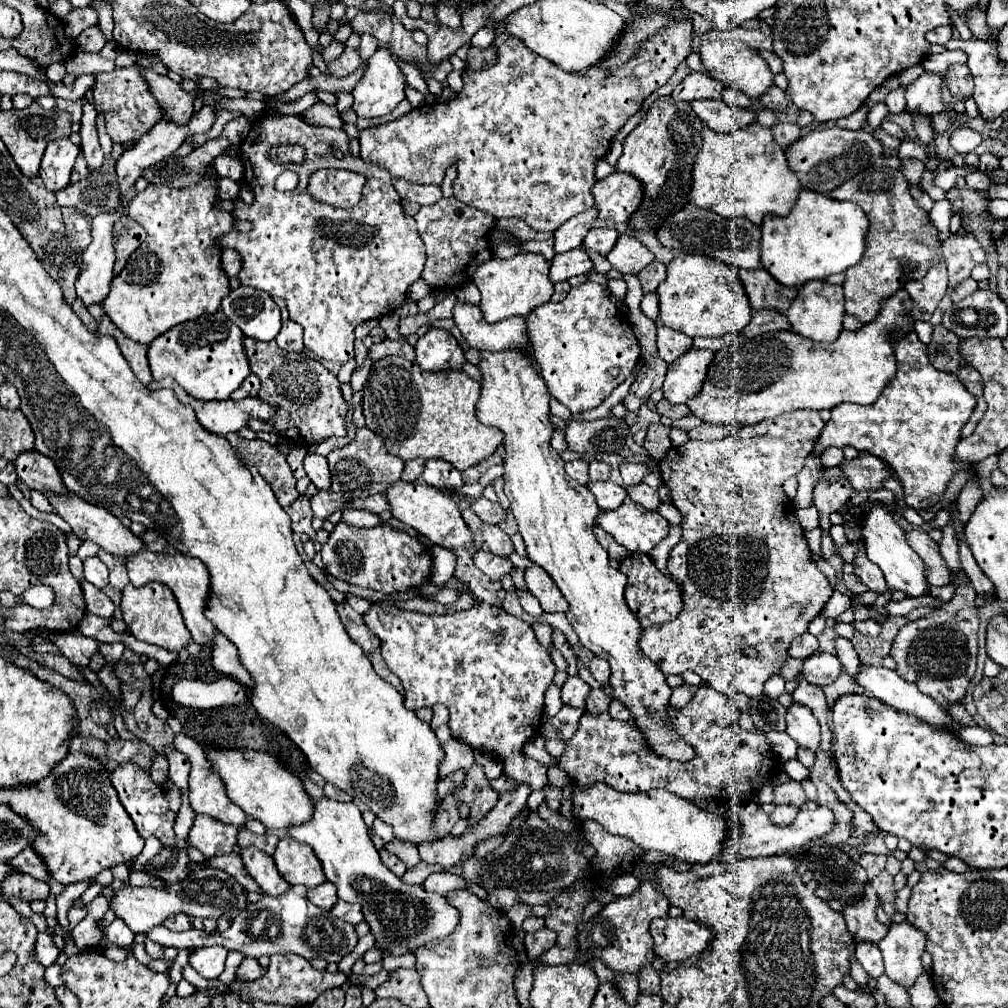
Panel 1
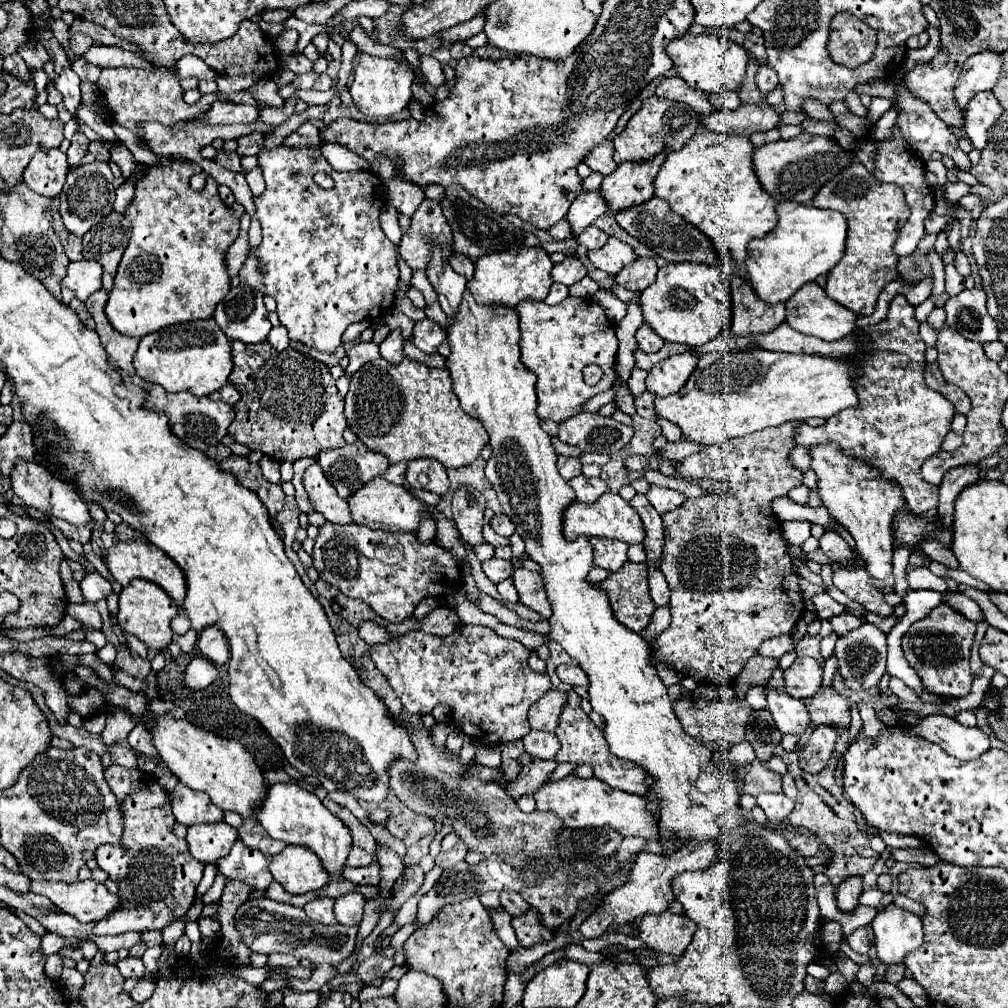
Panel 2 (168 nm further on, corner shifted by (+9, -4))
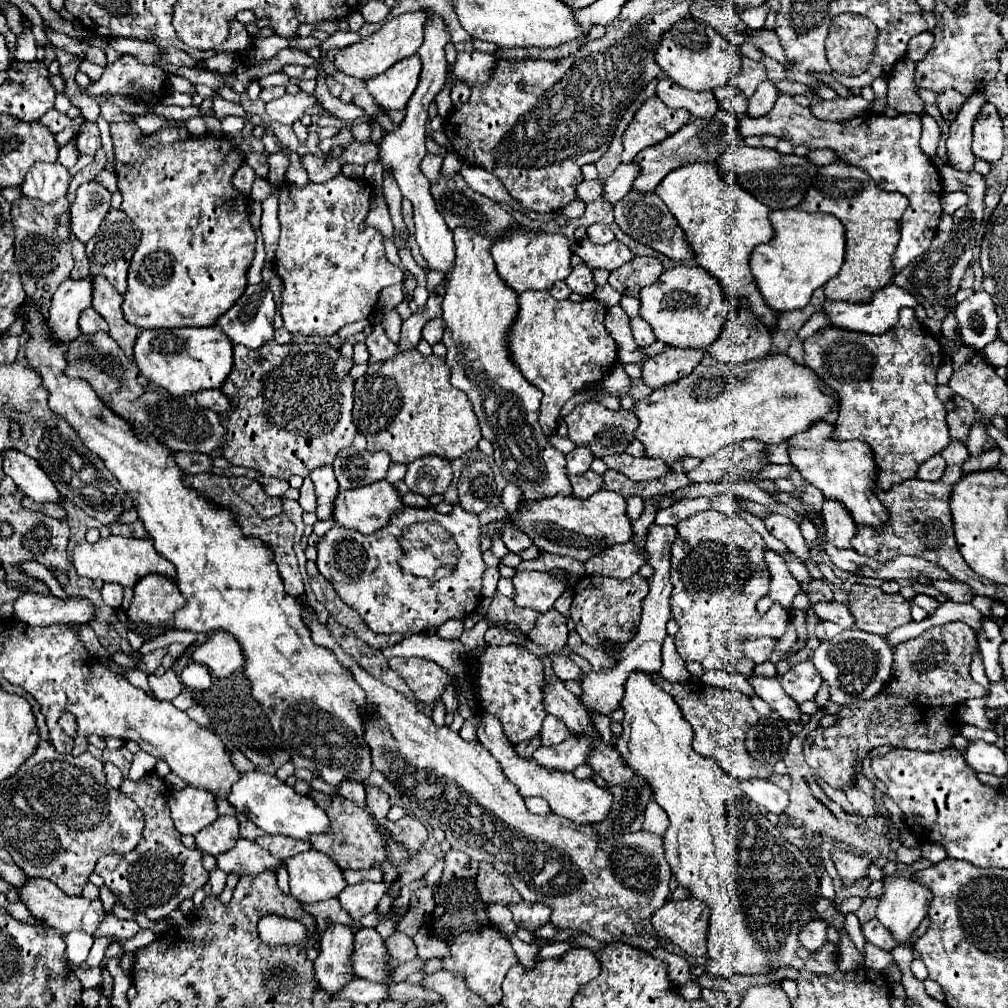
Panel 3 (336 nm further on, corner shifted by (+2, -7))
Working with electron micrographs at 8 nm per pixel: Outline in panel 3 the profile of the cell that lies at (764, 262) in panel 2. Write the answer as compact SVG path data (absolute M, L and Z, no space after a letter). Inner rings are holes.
M799 208L773 210L769 220L775 234L767 244L755 246L749 266L759 292L773 310L799 310L809 302L813 290L821 288L841 270L845 258L845 228L831 214L809 214Z

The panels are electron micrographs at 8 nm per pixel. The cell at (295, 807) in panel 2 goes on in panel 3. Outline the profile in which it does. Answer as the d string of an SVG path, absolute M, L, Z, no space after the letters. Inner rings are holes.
M253 770L241 772L239 780L233 782L227 802L237 814L247 816L255 826L269 834L283 834L297 840L309 840L309 834L329 832L329 820L323 808L319 808L311 798L299 796L291 786L281 782L275 774Z

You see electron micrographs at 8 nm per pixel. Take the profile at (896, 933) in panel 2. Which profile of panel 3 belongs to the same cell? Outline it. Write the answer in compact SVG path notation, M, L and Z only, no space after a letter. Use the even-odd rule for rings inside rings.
M913 872L885 874L883 876L883 896L879 898L879 906L877 906L877 918L887 930L891 930L893 938L899 944L907 944L913 930L927 916L929 902L931 902L931 890L927 890L927 886L923 886L921 882L915 882Z

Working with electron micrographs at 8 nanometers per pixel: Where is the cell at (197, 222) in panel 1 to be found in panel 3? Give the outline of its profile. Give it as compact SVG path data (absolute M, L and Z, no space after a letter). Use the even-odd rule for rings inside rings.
M113 122L111 124L111 138L113 138L113 152L115 152L115 174L117 174L117 186L119 192L123 194L123 204L121 210L135 222L135 226L141 230L141 244L137 246L133 254L133 262L129 266L129 288L125 292L125 302L123 302L123 312L127 322L135 324L137 328L179 328L179 326L215 326L217 318L227 312L245 292L247 288L247 268L251 266L253 252L255 252L255 232L249 222L249 204L251 198L247 194L241 194L239 190L233 188L231 178L243 164L245 156L239 150L239 146L233 146L233 140L225 134L215 136L215 134L201 134L201 136L189 136L187 140L177 140L171 142L169 146L153 146L145 148L141 146L143 132L135 122Z

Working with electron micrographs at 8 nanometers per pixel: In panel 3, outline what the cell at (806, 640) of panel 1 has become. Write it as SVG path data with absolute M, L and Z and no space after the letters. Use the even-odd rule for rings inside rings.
M747 638L743 640L743 654L755 664L761 664L771 656L775 642L775 638Z

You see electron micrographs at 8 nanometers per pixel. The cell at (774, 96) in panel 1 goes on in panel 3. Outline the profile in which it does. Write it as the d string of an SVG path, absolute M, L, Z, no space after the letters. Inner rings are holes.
M739 52L739 58L741 58L741 68L739 68L739 74L733 74L731 76L731 84L739 86L743 90L743 94L747 98L751 98L751 94L755 92L755 88L767 80L767 70L765 70L765 64L763 62L753 62L749 58L745 58L741 52Z

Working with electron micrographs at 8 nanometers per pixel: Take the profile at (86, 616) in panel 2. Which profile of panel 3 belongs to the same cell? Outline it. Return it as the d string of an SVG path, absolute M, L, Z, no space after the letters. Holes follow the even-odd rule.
M28 561L20 565L22 571L44 582L51 590L51 593L59 598L69 598L54 575L44 565L37 561Z

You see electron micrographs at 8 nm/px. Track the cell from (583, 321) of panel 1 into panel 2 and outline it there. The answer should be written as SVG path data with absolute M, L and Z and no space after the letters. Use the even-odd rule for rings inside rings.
M566 297L558 305L546 305L544 301L524 301L516 307L520 317L520 351L522 351L522 363L538 377L536 381L536 393L538 393L538 417L540 419L552 419L556 423L562 423L568 417L574 417L578 413L584 413L584 405L598 393L610 389L616 381L616 353L618 353L618 339L614 325L604 315L604 309L590 301L590 299L578 299L578 297ZM596 363L602 367L604 377L598 385L590 387L584 383L584 367Z

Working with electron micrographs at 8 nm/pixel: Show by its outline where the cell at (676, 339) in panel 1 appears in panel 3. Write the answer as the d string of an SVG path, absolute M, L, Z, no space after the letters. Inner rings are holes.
M631 318L631 334L639 346L651 346L655 342L653 330L643 318Z

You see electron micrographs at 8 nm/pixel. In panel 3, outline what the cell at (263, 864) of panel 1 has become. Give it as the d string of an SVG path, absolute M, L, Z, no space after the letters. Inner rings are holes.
M239 838L237 844L227 852L215 856L217 868L231 874L261 874L263 870L277 870L281 866L281 860L277 860L273 854L267 854L257 842Z

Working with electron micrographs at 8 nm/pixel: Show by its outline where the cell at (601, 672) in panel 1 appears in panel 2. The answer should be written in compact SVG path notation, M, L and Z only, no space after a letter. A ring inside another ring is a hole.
M560 665L560 667L558 667L558 677L560 677L564 683L588 687L588 675L586 675L586 673L582 671L582 667L578 667L578 665L574 665L574 667Z

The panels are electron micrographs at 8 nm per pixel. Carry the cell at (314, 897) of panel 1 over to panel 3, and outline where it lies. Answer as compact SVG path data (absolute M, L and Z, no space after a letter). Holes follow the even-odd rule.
M329 924L321 936L321 954L315 960L315 978L329 998L335 998L353 980L353 932L343 924Z

